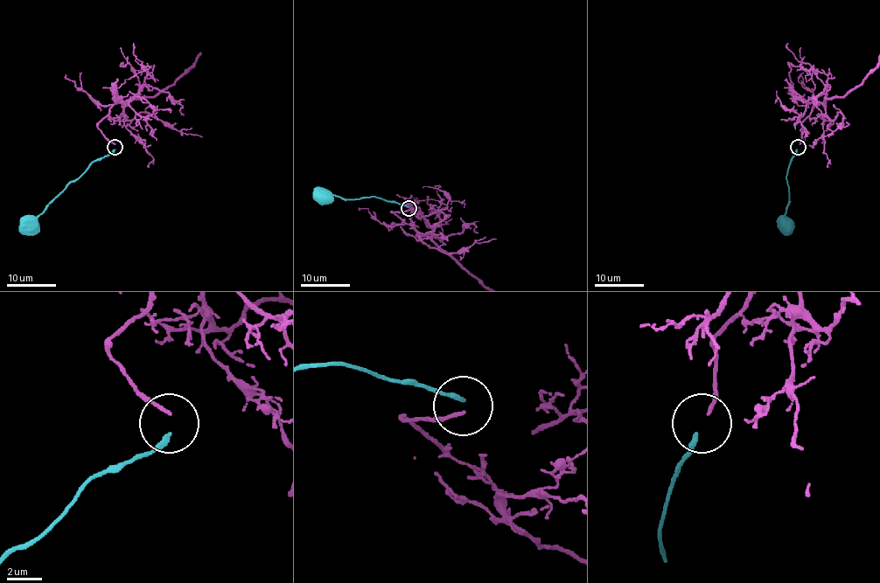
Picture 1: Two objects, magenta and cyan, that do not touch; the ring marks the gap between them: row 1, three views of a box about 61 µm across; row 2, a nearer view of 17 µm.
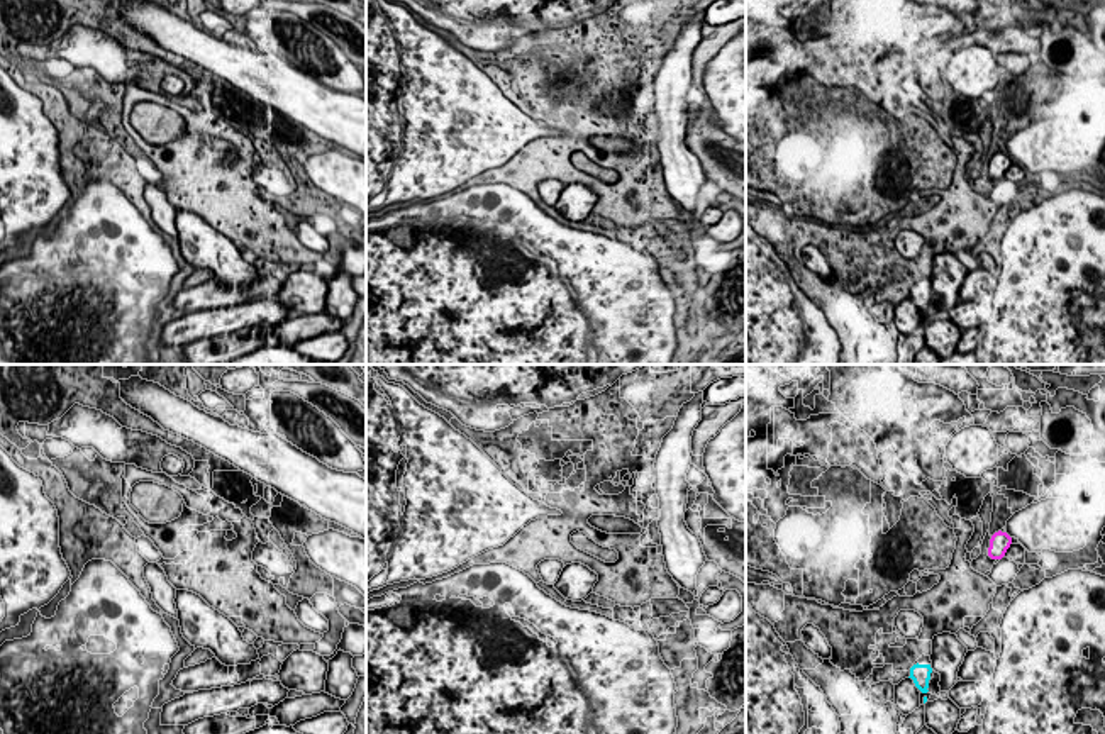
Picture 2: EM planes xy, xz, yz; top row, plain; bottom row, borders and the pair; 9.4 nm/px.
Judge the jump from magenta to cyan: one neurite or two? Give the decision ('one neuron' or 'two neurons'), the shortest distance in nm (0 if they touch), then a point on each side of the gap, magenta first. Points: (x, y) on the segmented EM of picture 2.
two neurons | 1150 nm | yz (992, 558), (929, 665)

